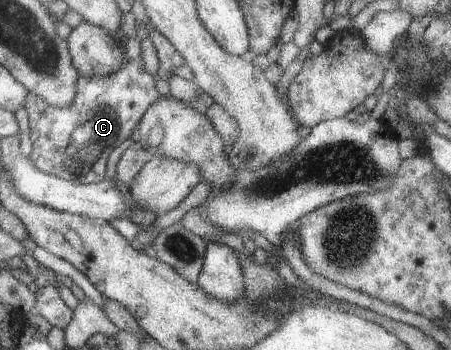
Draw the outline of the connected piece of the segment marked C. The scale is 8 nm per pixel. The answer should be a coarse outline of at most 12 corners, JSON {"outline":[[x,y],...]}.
{"outline":[[141,57],[78,76],[72,103],[23,105],[41,172],[104,180],[160,95]]}

